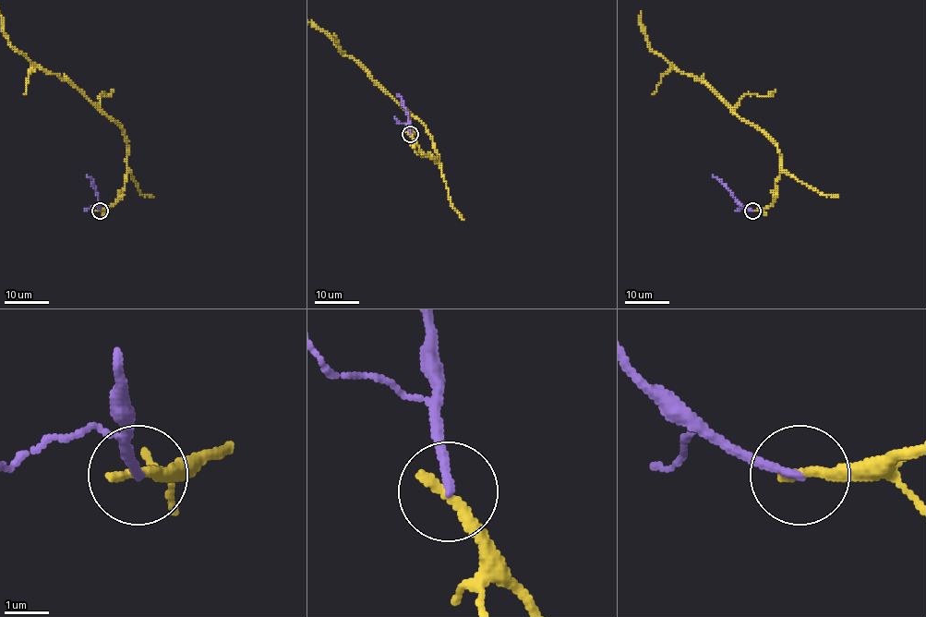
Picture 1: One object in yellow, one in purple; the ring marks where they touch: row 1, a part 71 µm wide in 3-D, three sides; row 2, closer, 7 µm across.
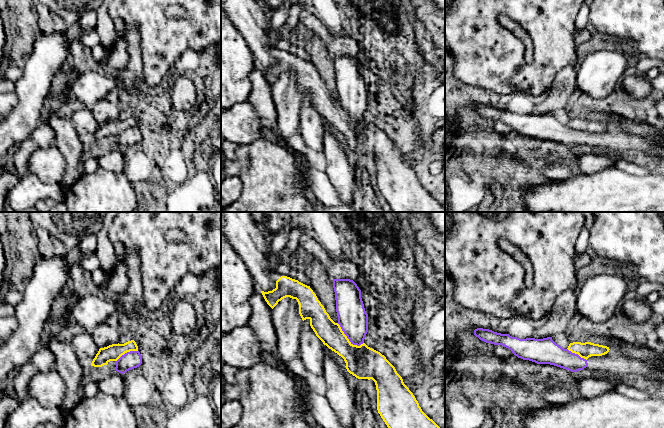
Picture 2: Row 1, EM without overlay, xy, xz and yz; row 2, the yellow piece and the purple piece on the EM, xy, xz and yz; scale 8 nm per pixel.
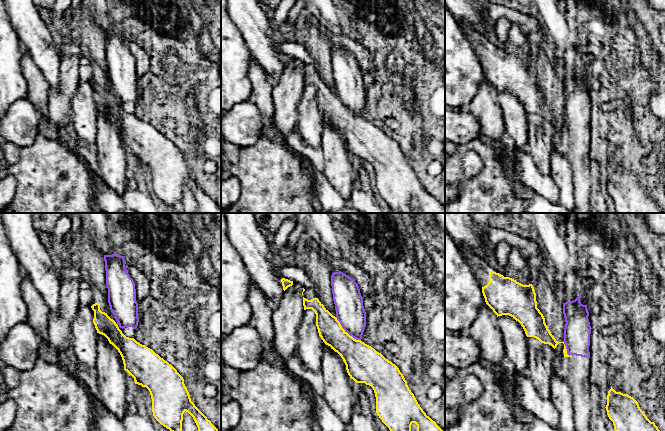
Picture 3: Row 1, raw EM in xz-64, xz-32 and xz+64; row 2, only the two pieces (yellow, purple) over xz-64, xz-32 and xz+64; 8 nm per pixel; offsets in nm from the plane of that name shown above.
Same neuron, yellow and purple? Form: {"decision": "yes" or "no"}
{"decision": "no"}

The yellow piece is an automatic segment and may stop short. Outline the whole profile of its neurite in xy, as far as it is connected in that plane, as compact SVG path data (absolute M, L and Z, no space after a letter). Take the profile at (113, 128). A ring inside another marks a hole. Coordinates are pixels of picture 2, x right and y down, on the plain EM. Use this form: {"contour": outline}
{"contour": "M134 116L124 120L112 120L104 124L100 124L91 142L102 143L110 137L117 137L122 131L130 127L138 127L138 122Z"}

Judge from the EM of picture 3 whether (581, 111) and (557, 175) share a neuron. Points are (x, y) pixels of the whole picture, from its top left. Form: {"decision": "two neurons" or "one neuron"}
{"decision": "two neurons"}

